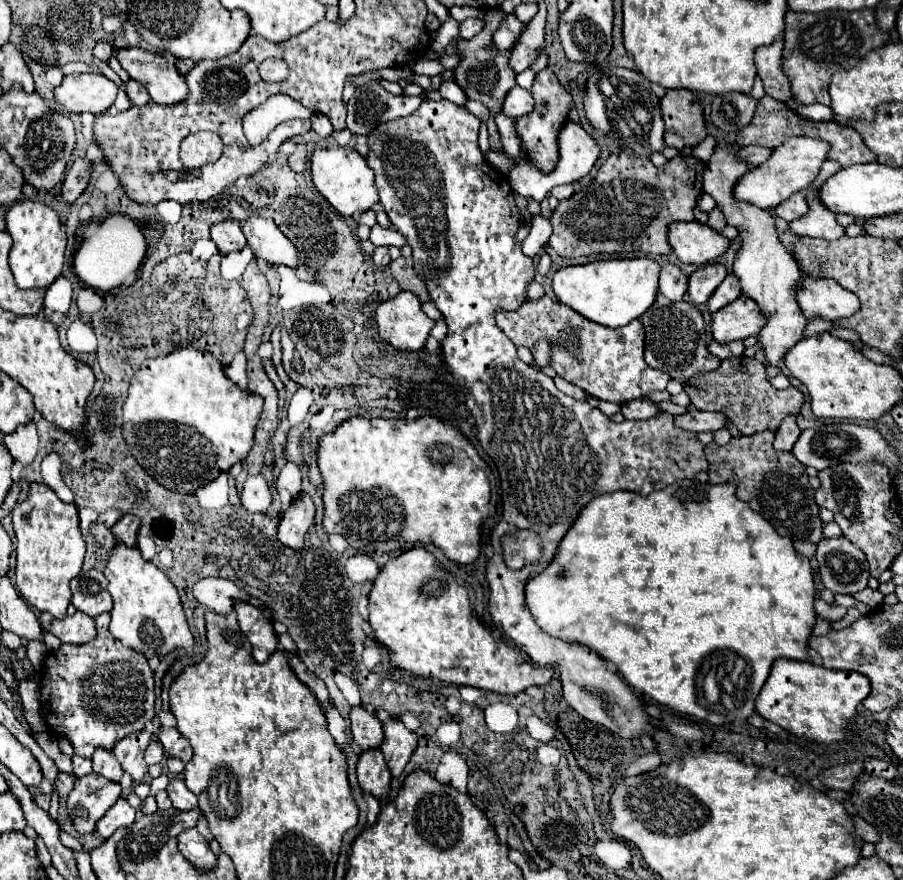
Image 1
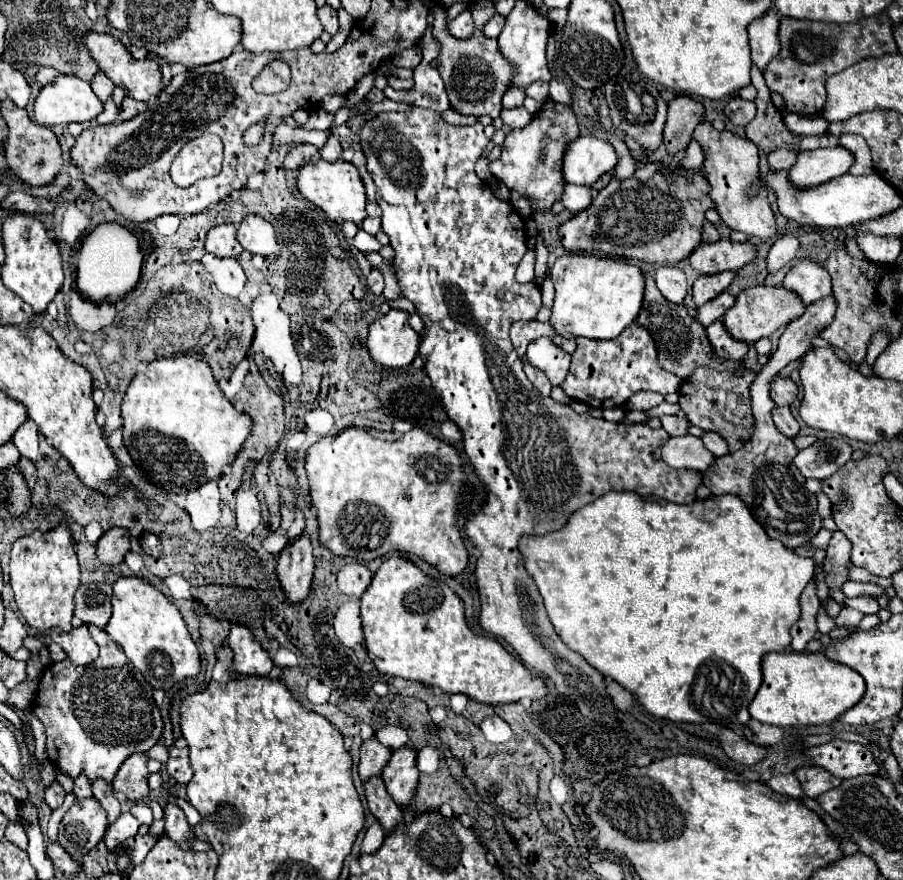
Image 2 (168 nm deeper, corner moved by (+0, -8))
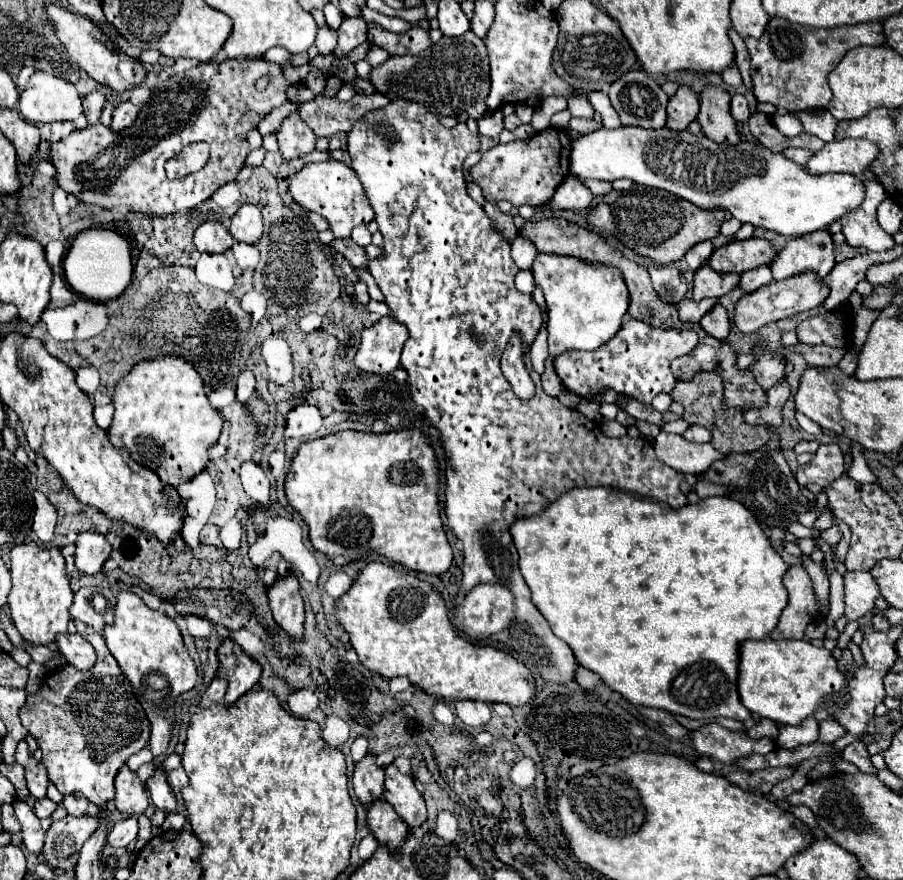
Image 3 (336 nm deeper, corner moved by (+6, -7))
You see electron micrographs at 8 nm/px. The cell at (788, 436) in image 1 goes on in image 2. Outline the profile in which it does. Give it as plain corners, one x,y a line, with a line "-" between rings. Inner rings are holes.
773,407
773,421
777,425
777,429
787,435
787,437
795,437
799,433
799,423
795,421
795,417
791,415
789,407

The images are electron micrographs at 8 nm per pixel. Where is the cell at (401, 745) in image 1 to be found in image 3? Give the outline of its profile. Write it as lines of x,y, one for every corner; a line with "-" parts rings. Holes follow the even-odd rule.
395,764
385,766
383,798
395,808
395,812
407,822
407,826
415,828
427,820
425,802
419,790
415,788
413,776
401,774

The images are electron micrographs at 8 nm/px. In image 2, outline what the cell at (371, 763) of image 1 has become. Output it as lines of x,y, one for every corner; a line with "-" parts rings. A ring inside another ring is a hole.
371,777
365,783
365,797
369,811
379,819
387,833
391,833
399,823
403,823
403,811
397,807
395,801
391,801
391,795
387,793
381,777

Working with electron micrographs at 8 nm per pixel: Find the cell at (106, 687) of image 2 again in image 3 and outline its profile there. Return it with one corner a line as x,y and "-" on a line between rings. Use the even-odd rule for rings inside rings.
75,620
75,626
77,626
77,632
95,648
95,652
97,652
95,666
89,670
71,670
71,674
67,672
69,670
67,666
53,670
53,674
49,672
43,686
35,694
27,696
27,702
19,710
19,718
21,718
23,726
37,740
39,748
43,752
41,762
45,764
49,780
57,786
57,790
61,794
79,792
93,804
103,806
107,800
111,800
115,796
113,778
119,772
119,768
127,762
129,756
137,754
139,750
143,750
149,744
151,726
149,726
149,718
145,716
145,710
141,708
141,704
131,688
131,682
125,678
117,660
111,656
103,636
97,634
91,626
87,626
83,622

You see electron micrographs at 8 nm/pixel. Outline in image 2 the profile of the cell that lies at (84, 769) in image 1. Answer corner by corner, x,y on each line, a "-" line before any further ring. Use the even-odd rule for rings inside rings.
77,777
75,779
75,787
73,787
73,793
77,799
85,799
85,797
91,797
91,783
87,781
87,777

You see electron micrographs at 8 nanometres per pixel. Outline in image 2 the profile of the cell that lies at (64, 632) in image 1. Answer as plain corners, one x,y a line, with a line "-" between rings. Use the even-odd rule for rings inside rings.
87,625
73,629
69,633
63,633
61,629
51,629
51,639
65,649
65,653
75,665
89,665
99,655
97,645
87,631

